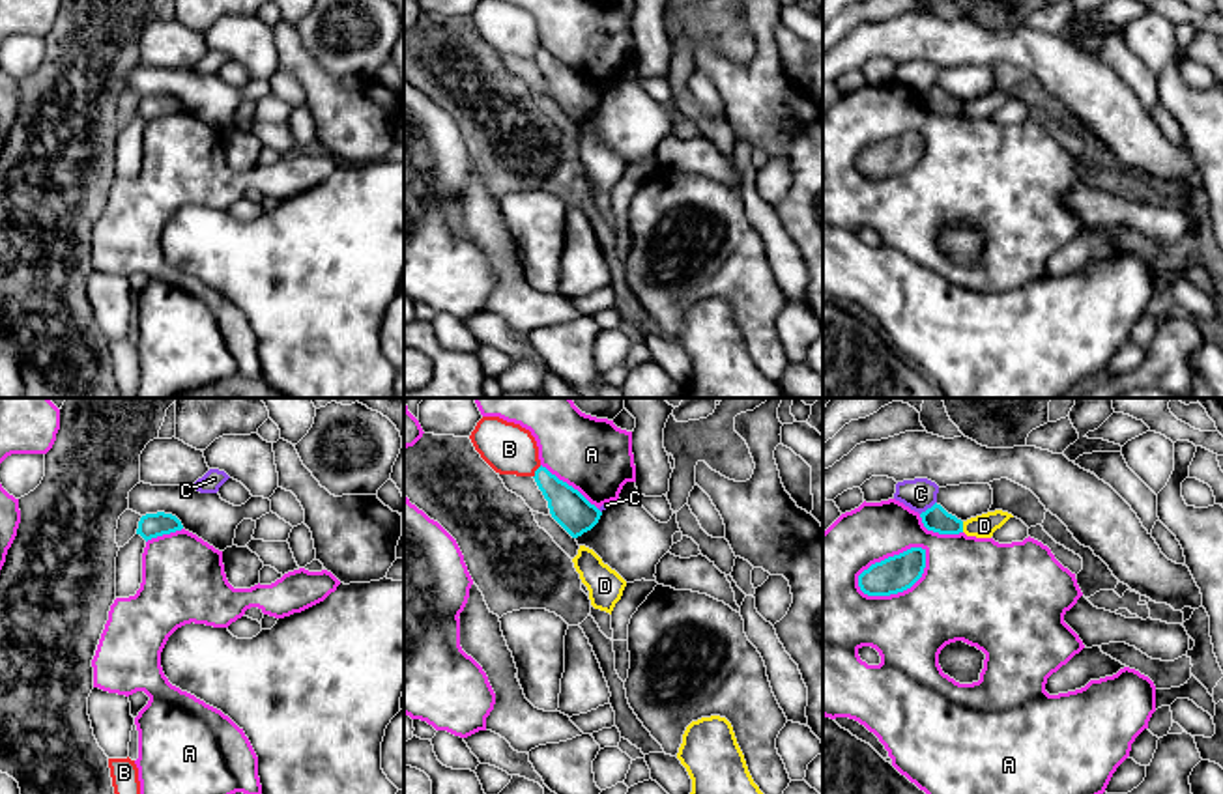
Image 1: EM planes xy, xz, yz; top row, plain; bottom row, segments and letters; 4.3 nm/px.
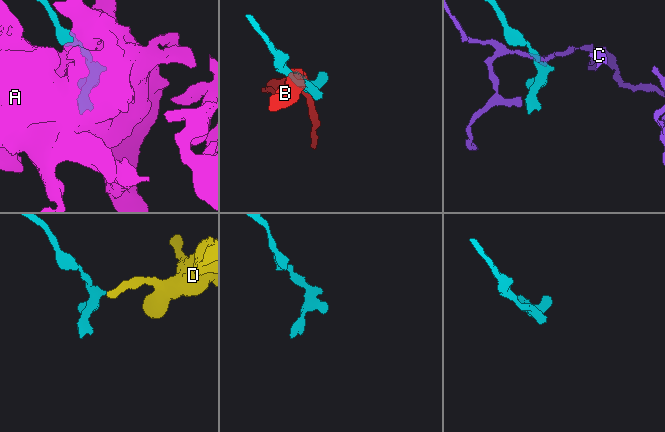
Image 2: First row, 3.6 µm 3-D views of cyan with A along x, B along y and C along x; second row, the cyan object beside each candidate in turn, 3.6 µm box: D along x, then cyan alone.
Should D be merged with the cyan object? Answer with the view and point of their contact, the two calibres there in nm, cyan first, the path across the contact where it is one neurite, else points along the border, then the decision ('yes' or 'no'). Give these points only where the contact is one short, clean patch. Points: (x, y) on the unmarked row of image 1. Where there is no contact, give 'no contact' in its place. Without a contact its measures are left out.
yz (962, 109) | 110/100 nm | along yz (962, 103), (964, 113) | no

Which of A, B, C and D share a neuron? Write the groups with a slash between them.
A / B / C / D

